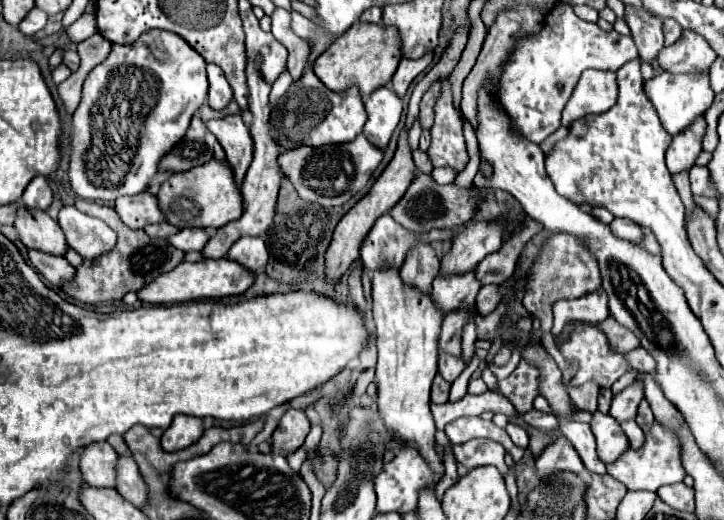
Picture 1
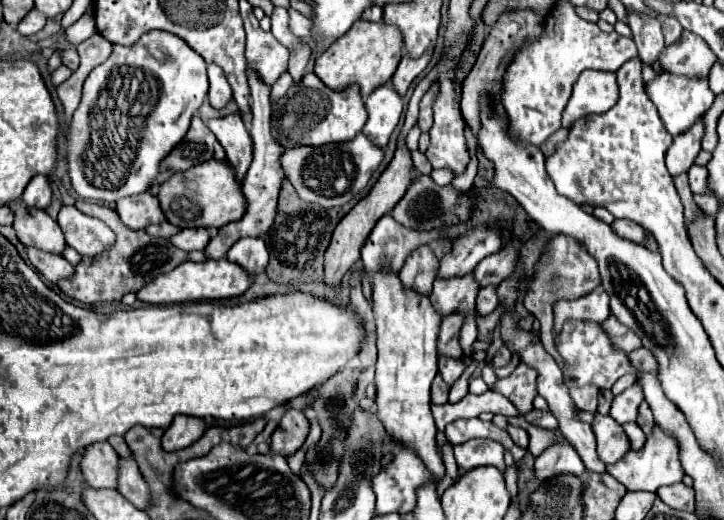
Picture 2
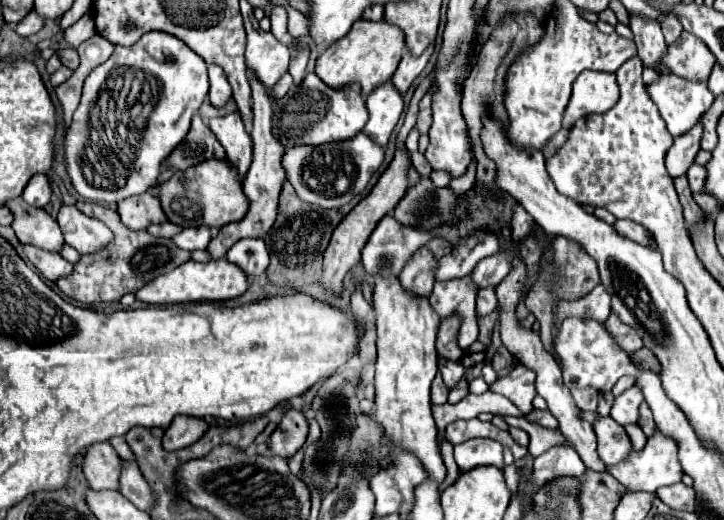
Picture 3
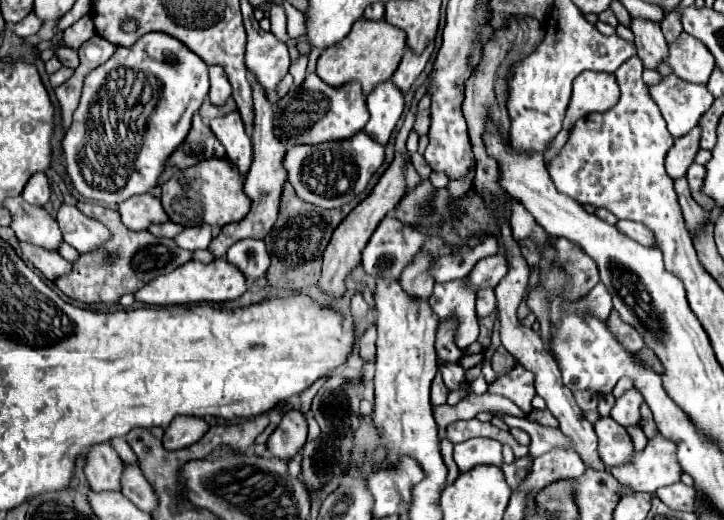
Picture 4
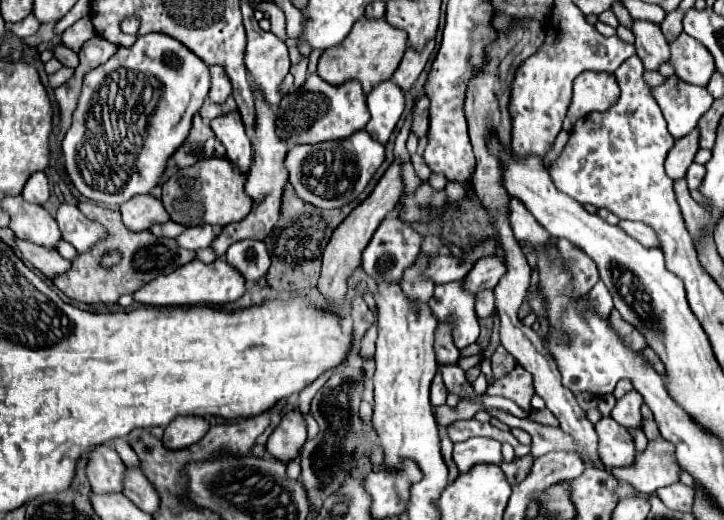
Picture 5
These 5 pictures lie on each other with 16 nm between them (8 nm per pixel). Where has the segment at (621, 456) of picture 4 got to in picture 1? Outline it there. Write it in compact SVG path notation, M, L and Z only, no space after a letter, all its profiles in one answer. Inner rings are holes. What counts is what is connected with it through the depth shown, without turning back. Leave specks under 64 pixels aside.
M596 410L592 414L590 420L590 428L596 436L598 442L598 456L602 462L612 462L620 456L620 452L624 452L624 448L628 448L628 438L624 436L620 424L616 420L612 420L610 414L602 414L600 410Z

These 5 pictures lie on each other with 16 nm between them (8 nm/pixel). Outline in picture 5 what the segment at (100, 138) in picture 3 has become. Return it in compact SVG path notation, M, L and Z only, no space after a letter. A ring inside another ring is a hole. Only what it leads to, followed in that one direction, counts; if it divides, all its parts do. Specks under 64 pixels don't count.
M144 34L130 48L118 48L116 54L84 76L74 120L64 136L64 166L74 188L88 200L118 208L136 194L148 194L160 180L168 158L186 140L192 116L200 110L210 90L208 66L182 42L166 34Z

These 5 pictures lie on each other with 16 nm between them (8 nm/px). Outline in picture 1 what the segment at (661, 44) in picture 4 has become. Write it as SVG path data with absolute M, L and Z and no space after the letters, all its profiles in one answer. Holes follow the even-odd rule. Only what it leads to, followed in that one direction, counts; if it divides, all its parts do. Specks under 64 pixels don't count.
M626 6L624 20L630 26L630 32L636 42L640 58L646 62L652 62L658 56L658 52L664 48L662 20L650 12L646 12L642 8L634 8L634 6Z

